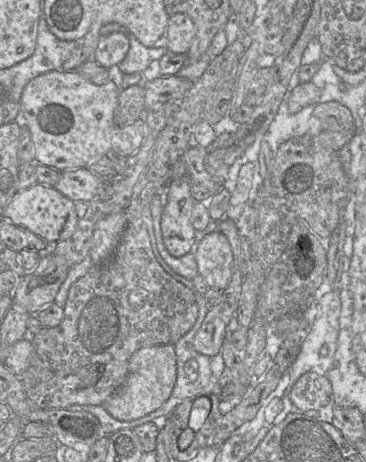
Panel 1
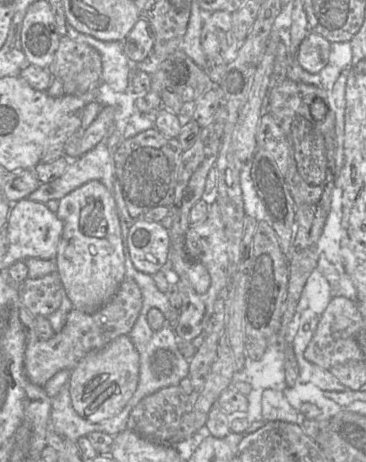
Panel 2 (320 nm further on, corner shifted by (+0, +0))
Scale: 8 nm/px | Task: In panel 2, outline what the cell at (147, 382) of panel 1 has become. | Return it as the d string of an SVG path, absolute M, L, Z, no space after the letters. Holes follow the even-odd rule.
M128 335L85 355L70 371L68 382L74 410L83 419L98 423L118 414L133 396L139 380L139 354Z

